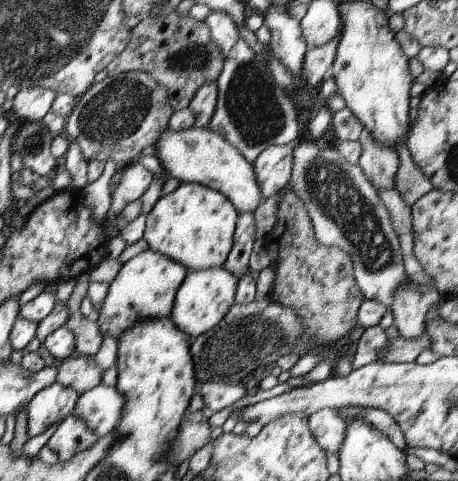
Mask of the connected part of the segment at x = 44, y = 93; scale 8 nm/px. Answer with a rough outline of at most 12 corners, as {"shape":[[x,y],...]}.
{"shape":[[49,88],[19,90],[13,114],[19,122],[41,122],[55,100]]}

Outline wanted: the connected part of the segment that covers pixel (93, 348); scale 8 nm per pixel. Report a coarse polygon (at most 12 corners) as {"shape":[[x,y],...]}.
{"shape":[[89,272],[75,278],[67,298],[65,326],[75,336],[75,354],[93,358],[101,346],[97,322],[81,316]]}

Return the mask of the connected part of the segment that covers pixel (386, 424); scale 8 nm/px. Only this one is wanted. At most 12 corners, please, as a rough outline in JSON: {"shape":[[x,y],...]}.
{"shape":[[377,408],[335,410],[347,424],[361,420],[399,448],[403,432],[391,414]]}

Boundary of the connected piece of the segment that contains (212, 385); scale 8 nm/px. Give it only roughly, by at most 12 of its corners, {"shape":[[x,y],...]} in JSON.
{"shape":[[199,384],[207,416],[249,394],[243,384]]}

